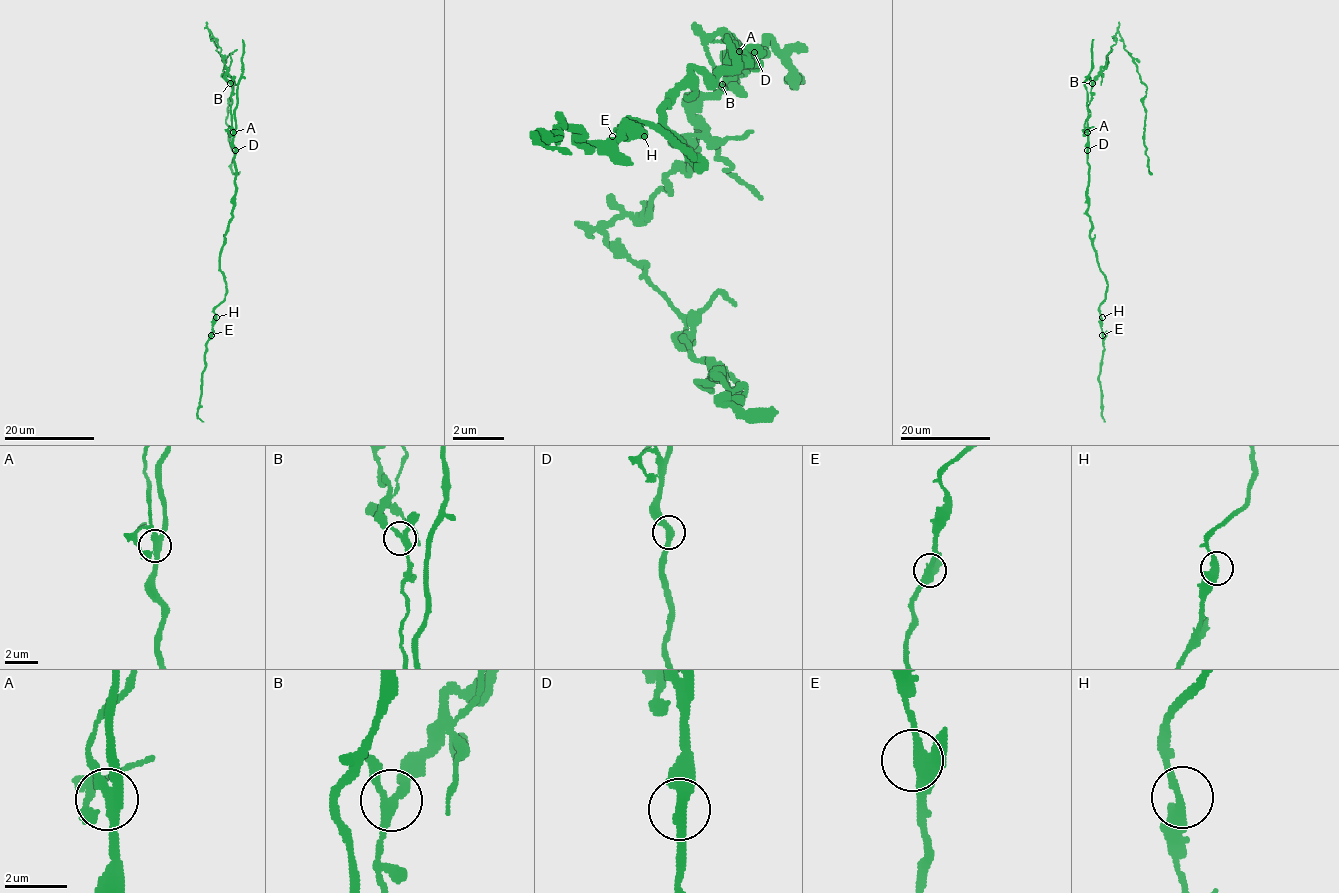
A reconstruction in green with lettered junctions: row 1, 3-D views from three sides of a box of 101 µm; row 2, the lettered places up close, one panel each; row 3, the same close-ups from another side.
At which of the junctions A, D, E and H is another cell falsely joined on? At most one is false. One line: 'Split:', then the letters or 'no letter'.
Split: A

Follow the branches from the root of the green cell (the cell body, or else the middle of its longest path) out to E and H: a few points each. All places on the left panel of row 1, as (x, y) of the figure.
E: (233, 142), (234, 208), (220, 256), (225, 298), (214, 309), (215, 323), (211, 335)
H: (233, 142), (234, 208), (220, 256), (225, 298), (214, 309), (216, 317)

